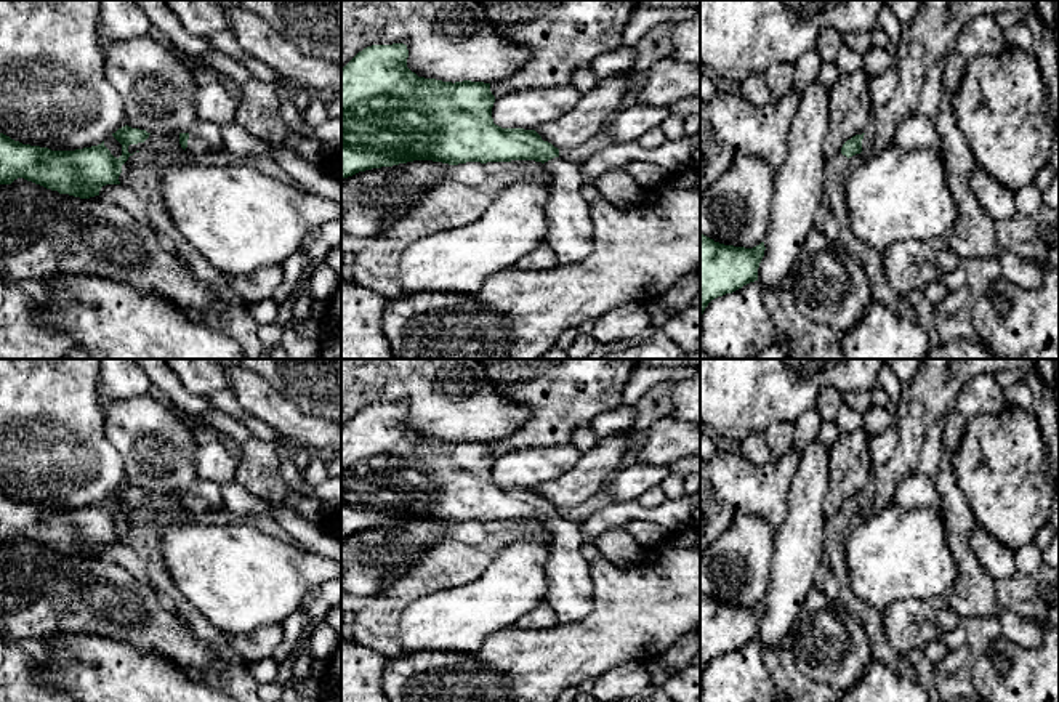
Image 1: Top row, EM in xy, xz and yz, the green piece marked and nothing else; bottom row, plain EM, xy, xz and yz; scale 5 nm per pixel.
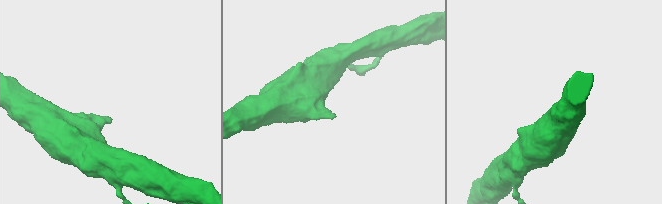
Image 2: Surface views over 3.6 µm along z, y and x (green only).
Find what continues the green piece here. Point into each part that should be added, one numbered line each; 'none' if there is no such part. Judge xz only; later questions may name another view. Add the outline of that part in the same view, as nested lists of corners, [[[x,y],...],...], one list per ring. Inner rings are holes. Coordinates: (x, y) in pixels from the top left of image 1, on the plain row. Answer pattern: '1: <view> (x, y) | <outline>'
1: xz (569, 592) | [[[554,516],[545,521],[551,535],[548,585],[545,601],[553,607],[558,623],[586,617],[594,604],[590,563],[582,556],[585,543],[578,524]]]

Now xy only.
1: xy (196, 505) | [[[189,494],[187,506],[186,506],[187,514],[197,516],[203,513],[211,513],[211,510],[213,505],[207,498],[195,494]]]

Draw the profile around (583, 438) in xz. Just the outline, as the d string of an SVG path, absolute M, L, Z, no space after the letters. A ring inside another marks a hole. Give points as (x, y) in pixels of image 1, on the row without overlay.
M585 425L575 430L572 444L575 444L582 454L594 447L596 442L596 433L593 431L591 425Z

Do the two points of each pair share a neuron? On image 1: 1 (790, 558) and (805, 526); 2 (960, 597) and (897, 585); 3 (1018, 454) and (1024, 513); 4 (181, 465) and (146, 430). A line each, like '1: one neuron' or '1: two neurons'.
1: one neuron
2: two neurons
3: one neuron
4: one neuron

